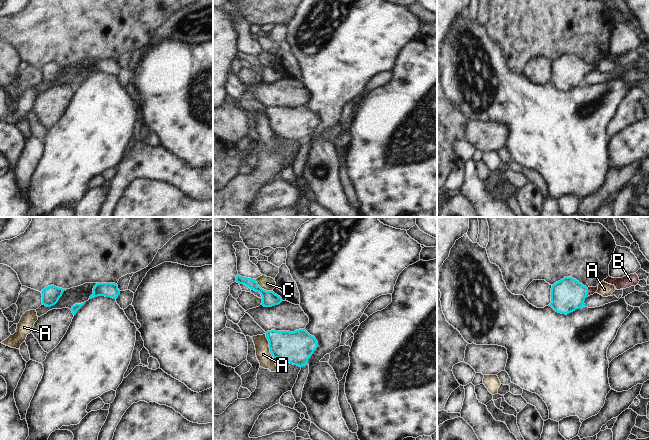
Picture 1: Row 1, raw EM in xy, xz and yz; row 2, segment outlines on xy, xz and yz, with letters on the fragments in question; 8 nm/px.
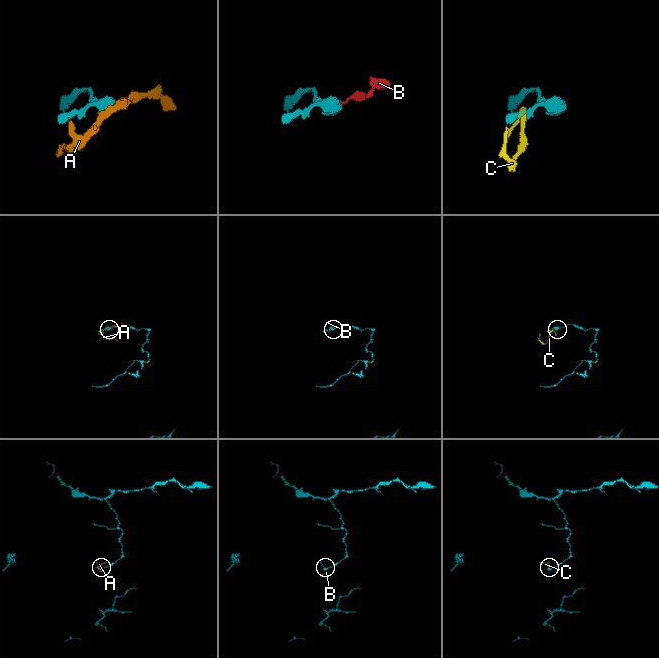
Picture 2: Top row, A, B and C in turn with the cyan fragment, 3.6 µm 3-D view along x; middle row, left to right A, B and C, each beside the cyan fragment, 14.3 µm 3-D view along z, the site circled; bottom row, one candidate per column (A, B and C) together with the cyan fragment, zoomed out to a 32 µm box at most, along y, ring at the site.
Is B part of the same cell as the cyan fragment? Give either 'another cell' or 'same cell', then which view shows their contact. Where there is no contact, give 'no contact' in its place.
same cell; contact in yz

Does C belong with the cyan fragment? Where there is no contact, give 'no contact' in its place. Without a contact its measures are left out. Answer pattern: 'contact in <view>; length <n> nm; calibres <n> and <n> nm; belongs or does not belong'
contact in xz; length 170 nm; calibres 120 and 110 nm; does not belong

